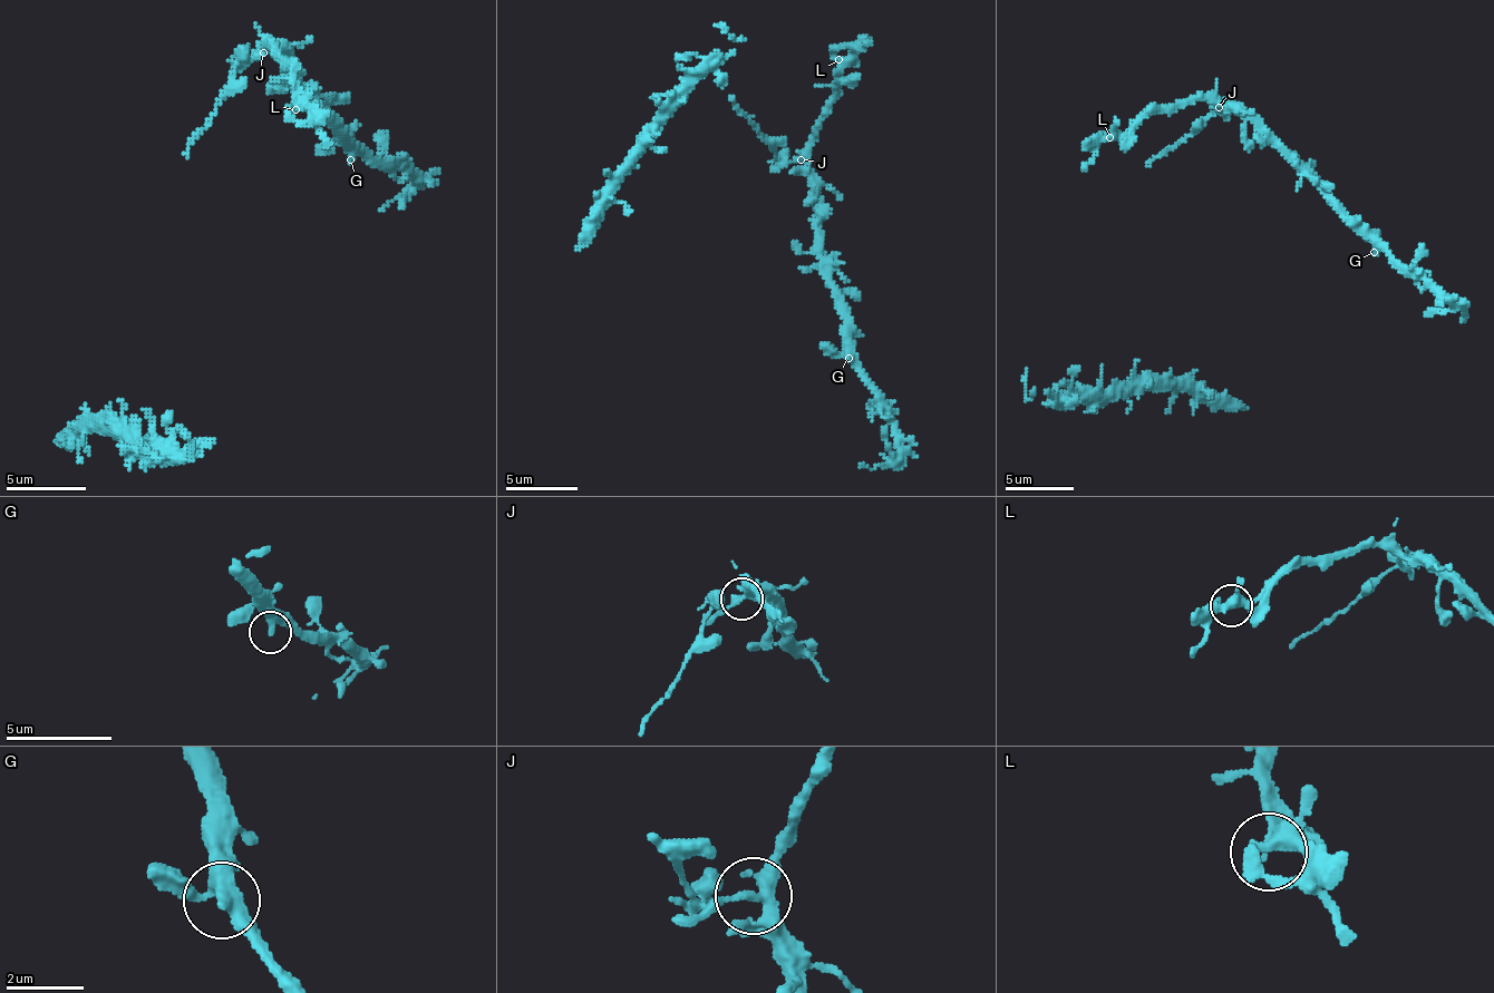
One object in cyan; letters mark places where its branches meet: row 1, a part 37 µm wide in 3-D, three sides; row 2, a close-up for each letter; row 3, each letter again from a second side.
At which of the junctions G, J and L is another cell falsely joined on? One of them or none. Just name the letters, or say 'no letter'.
J

